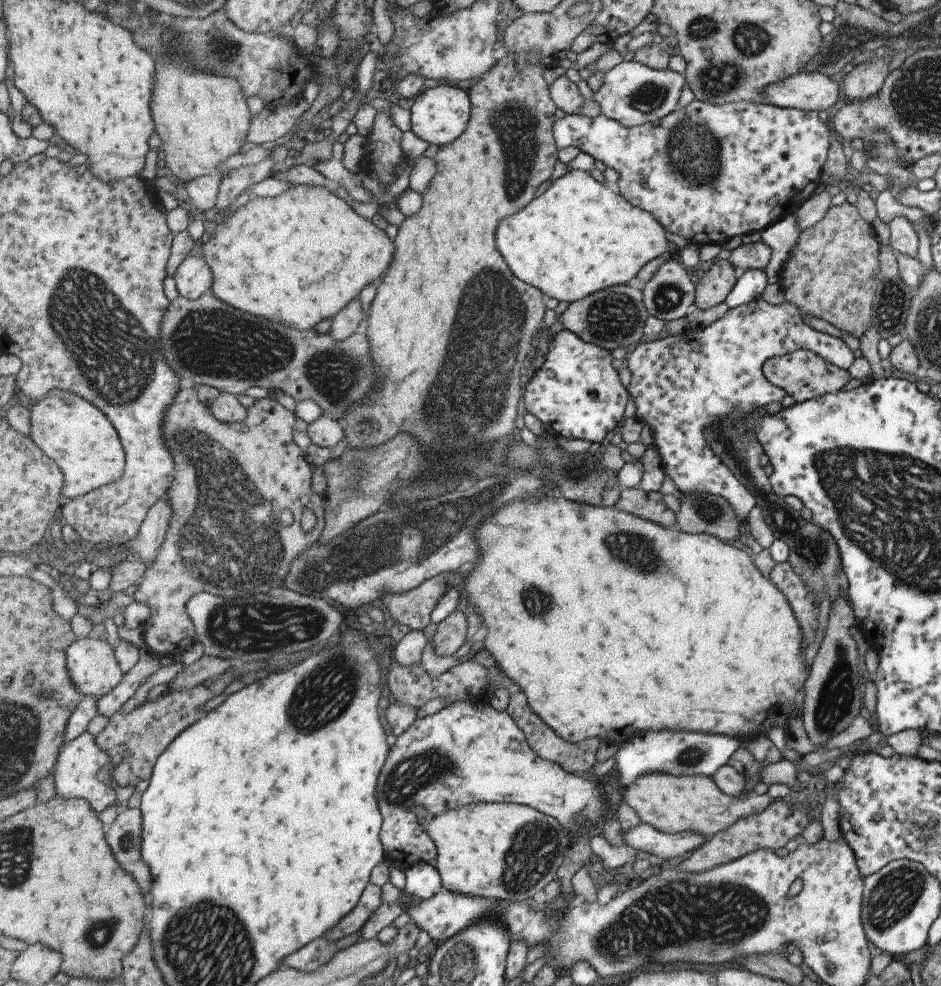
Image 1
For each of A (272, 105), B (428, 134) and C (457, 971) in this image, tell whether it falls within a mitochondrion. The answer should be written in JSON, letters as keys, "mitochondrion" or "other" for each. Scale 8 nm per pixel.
{"A":"other","B":"other","C":"mitochondrion"}

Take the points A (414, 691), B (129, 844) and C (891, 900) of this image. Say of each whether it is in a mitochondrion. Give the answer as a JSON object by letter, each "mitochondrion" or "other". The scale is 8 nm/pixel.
{"A":"other","B":"mitochondrion","C":"mitochondrion"}

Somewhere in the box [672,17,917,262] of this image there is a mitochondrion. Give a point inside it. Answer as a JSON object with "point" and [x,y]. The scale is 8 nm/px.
{"point":[863,35]}

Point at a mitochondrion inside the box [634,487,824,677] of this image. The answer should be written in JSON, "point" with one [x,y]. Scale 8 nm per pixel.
{"point":[711,511]}

